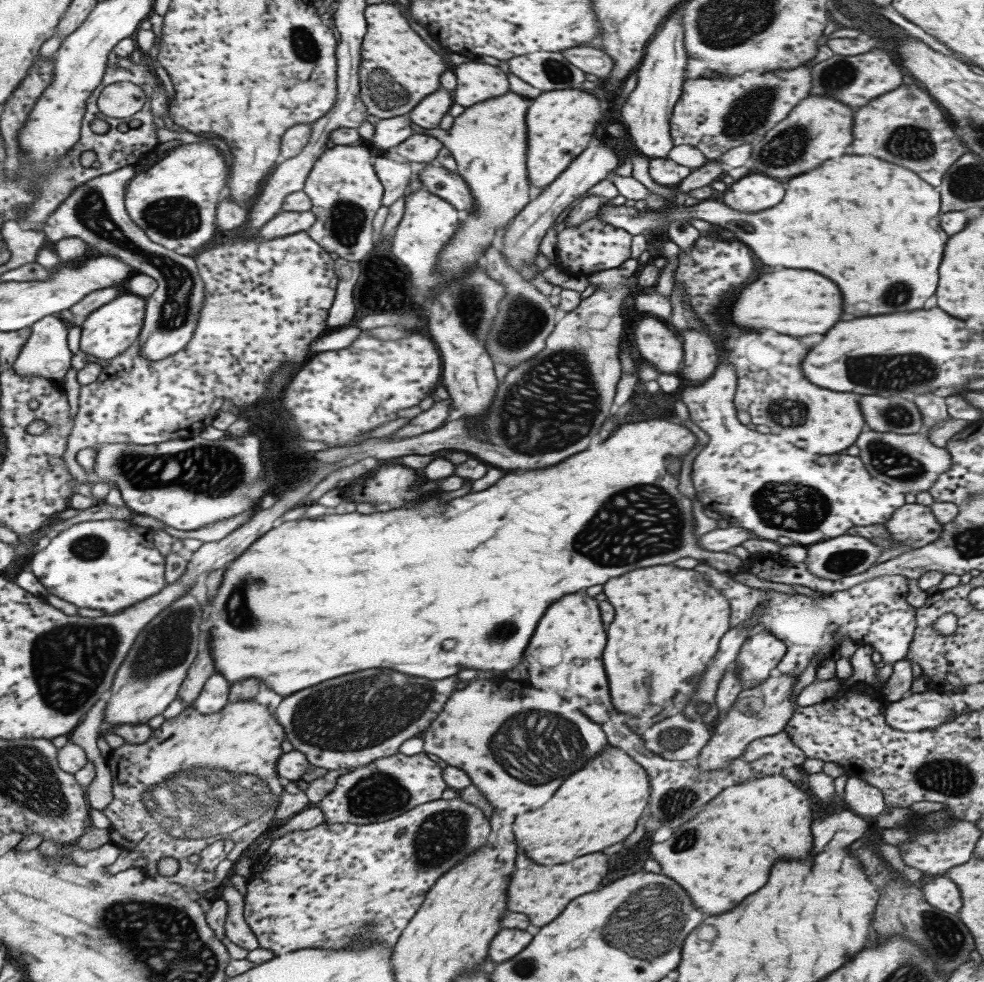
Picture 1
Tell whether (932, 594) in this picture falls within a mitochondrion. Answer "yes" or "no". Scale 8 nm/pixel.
no

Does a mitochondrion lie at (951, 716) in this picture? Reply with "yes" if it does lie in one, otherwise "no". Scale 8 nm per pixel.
no

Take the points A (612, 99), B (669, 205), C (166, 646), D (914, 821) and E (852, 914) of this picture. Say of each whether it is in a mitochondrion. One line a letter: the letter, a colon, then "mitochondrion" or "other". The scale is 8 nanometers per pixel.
A: other
B: other
C: mitochondrion
D: other
E: other

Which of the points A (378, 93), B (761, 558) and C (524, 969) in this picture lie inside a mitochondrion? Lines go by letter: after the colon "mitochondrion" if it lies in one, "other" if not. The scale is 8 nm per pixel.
A: mitochondrion
B: other
C: mitochondrion

